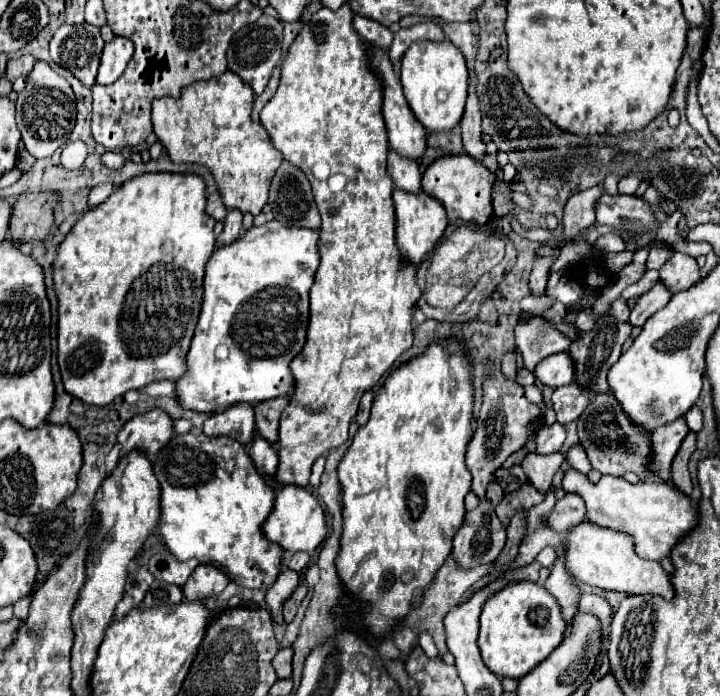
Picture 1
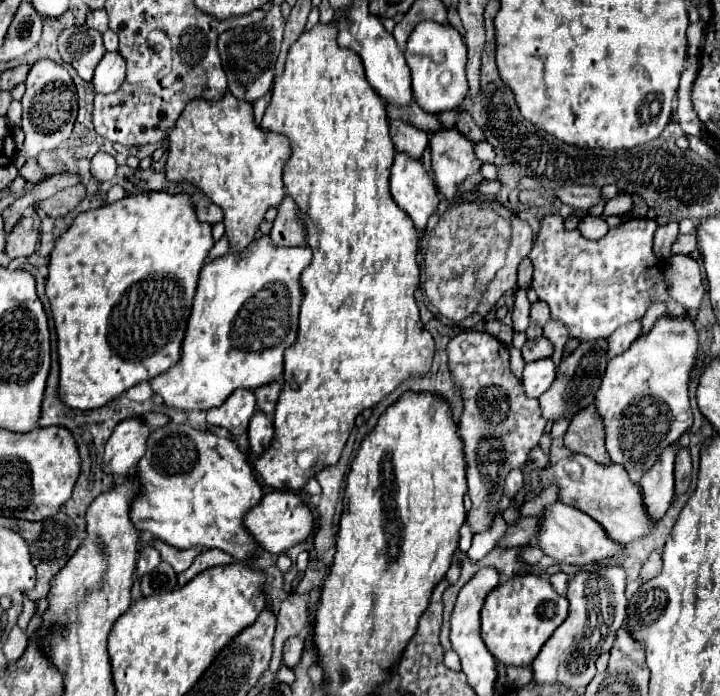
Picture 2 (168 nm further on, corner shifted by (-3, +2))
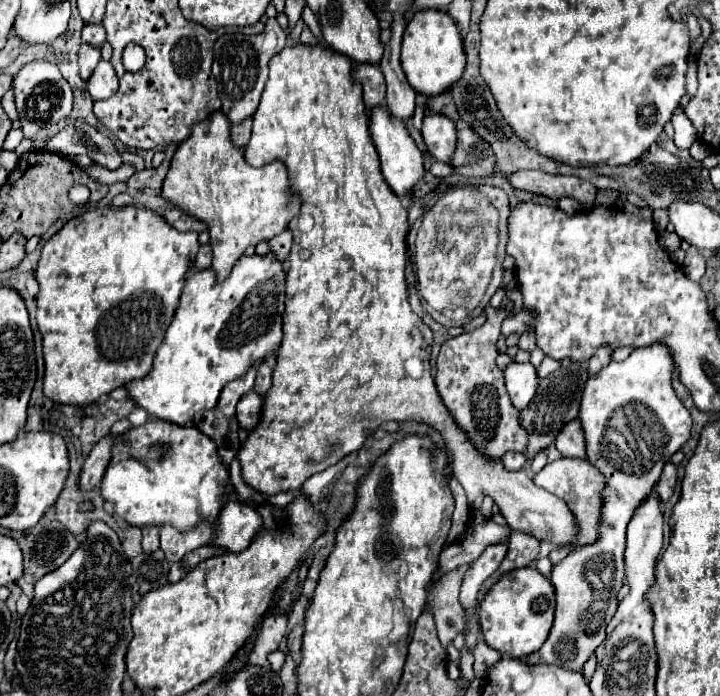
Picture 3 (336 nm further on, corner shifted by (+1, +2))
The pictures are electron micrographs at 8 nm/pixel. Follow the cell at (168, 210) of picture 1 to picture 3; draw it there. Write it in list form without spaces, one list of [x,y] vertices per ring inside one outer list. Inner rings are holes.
[[[106,206],[106,208],[96,208],[90,210],[82,216],[76,216],[68,220],[42,248],[38,268],[36,268],[36,278],[40,284],[40,290],[36,294],[38,302],[38,312],[36,312],[36,322],[44,338],[44,360],[46,360],[46,374],[44,374],[44,396],[60,402],[60,404],[74,404],[74,406],[88,406],[98,402],[102,396],[108,396],[112,390],[126,386],[132,380],[144,378],[152,370],[152,360],[156,356],[158,346],[164,340],[164,334],[174,318],[174,312],[178,308],[180,292],[186,282],[186,272],[192,266],[192,260],[198,252],[198,232],[178,232],[174,226],[168,226],[164,216],[156,210],[148,208],[138,208],[138,206]]]

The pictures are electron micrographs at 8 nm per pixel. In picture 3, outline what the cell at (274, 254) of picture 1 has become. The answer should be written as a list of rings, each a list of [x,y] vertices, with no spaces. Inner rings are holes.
[[[272,252],[264,256],[242,256],[228,280],[222,284],[216,284],[216,272],[212,268],[192,272],[182,290],[180,306],[176,308],[176,320],[172,320],[172,326],[160,344],[152,372],[142,380],[126,384],[136,404],[160,420],[184,426],[194,418],[196,412],[212,410],[228,382],[244,376],[266,356],[276,354],[282,342],[282,316],[286,300],[286,272],[282,264],[284,262],[280,262]]]

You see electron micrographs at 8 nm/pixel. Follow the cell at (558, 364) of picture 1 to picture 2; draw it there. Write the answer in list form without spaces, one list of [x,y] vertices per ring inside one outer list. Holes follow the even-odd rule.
[[[550,358],[526,364],[522,372],[522,386],[528,398],[538,398],[542,392],[546,392],[548,386],[554,382],[554,376],[556,376],[554,372],[556,372],[556,366]]]

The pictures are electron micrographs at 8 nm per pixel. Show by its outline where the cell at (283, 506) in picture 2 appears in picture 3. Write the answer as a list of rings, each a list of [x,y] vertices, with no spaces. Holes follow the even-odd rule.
[[[230,500],[220,512],[220,534],[216,534],[212,544],[224,546],[230,552],[242,552],[262,528],[262,516],[252,506]]]

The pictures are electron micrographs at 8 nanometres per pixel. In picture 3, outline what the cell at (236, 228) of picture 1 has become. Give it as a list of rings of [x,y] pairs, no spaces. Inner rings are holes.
[[[210,244],[200,246],[200,250],[198,250],[198,254],[196,254],[196,260],[194,260],[194,266],[200,268],[200,270],[212,266],[212,246],[210,246]]]

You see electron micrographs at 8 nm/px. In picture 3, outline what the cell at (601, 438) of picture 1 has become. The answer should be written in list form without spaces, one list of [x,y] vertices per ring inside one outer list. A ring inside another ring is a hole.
[[[576,418],[560,430],[556,436],[556,448],[562,456],[572,456],[572,458],[586,458],[586,438],[582,430],[582,422]]]

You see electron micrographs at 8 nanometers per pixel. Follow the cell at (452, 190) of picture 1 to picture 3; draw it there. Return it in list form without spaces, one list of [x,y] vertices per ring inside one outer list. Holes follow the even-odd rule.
[[[428,114],[422,124],[422,136],[434,160],[450,164],[456,150],[456,124],[440,114]]]

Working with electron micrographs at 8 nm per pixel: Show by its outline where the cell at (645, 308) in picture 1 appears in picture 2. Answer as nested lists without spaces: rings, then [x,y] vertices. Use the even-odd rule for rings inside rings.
[[[632,322],[632,324],[620,326],[608,338],[608,358],[614,358],[614,356],[622,354],[624,350],[628,350],[630,344],[638,338],[638,334],[640,334],[640,322]]]

